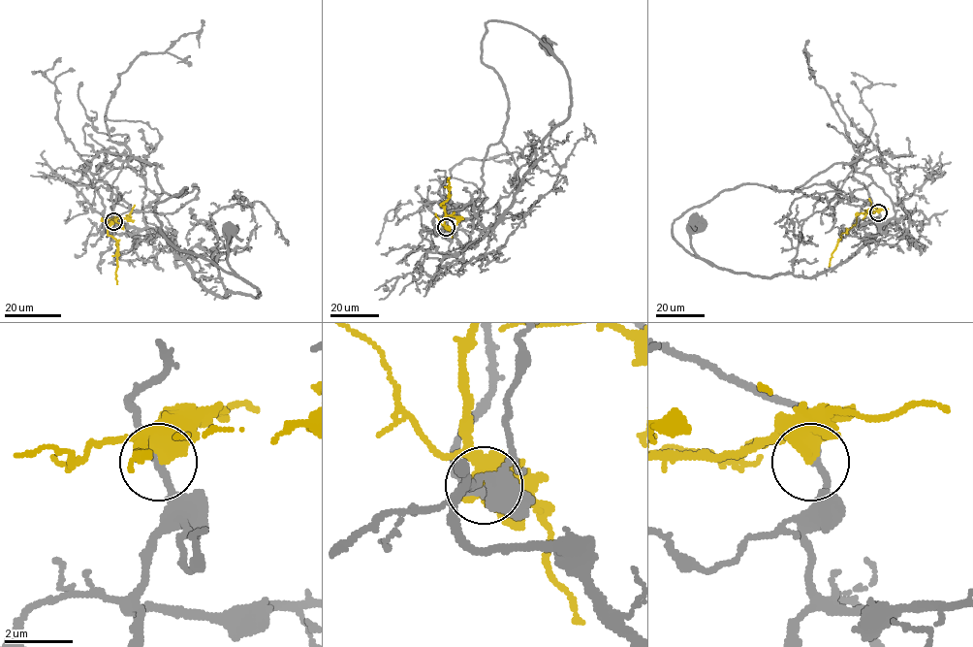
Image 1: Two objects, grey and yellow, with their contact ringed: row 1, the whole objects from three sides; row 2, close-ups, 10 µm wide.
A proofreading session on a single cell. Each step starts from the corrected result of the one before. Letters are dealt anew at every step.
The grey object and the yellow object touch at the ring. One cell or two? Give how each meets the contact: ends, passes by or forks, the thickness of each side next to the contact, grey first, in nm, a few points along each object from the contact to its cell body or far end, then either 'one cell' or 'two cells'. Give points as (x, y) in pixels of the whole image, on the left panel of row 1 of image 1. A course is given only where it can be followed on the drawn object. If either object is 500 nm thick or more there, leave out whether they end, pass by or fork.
190 nm thick on the grey side, 650 nm on the other; grey runs (113, 221), (110, 234), (155, 228), (206, 290), (255, 297), (258, 291), (227, 261), (229, 231); yellow runs (113, 221), (108, 235), (116, 241), (117, 284); two cells

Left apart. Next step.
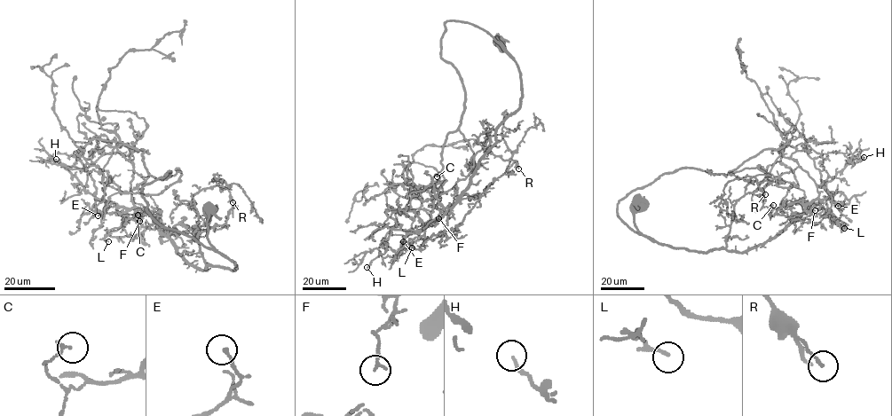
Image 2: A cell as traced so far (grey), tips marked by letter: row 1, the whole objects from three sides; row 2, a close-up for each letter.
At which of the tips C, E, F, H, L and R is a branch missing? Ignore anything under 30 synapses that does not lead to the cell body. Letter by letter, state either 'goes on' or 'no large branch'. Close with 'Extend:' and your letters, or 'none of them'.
C: no large branch
E: no large branch
F: no large branch
H: no large branch
L: no large branch
R: no large branch
Extend: none of them

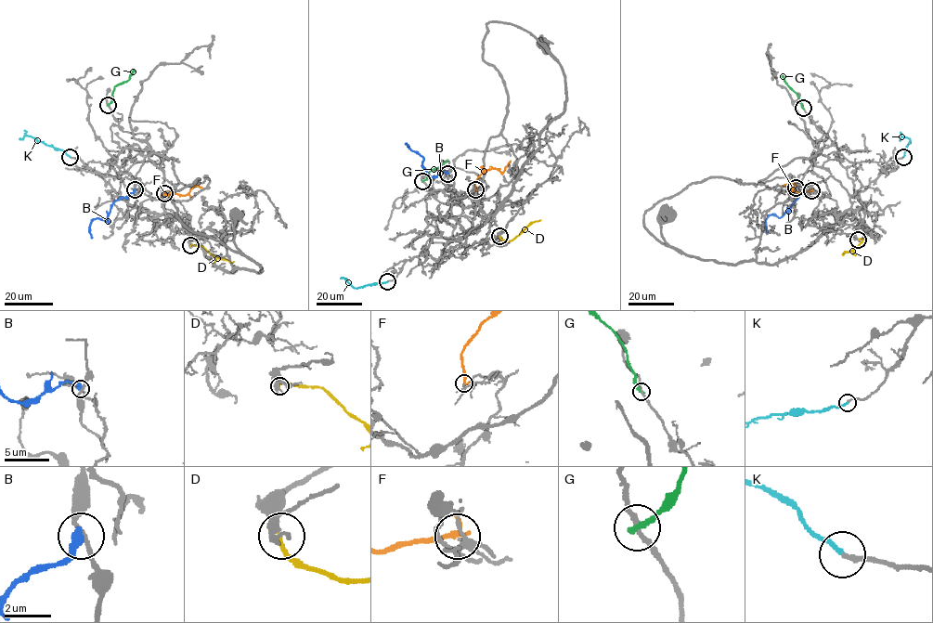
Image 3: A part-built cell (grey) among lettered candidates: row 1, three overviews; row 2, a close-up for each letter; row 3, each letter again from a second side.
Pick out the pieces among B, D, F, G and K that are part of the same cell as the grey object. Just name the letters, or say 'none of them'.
K

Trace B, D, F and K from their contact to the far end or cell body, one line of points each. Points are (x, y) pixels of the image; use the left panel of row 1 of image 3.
B: (135, 189), (112, 204), (108, 222), (94, 218), (89, 226), (92, 238)
D: (190, 245), (203, 246), (220, 259), (234, 261)
F: (164, 193), (186, 195), (195, 185), (201, 187)
K: (71, 157), (32, 136), (19, 139)

